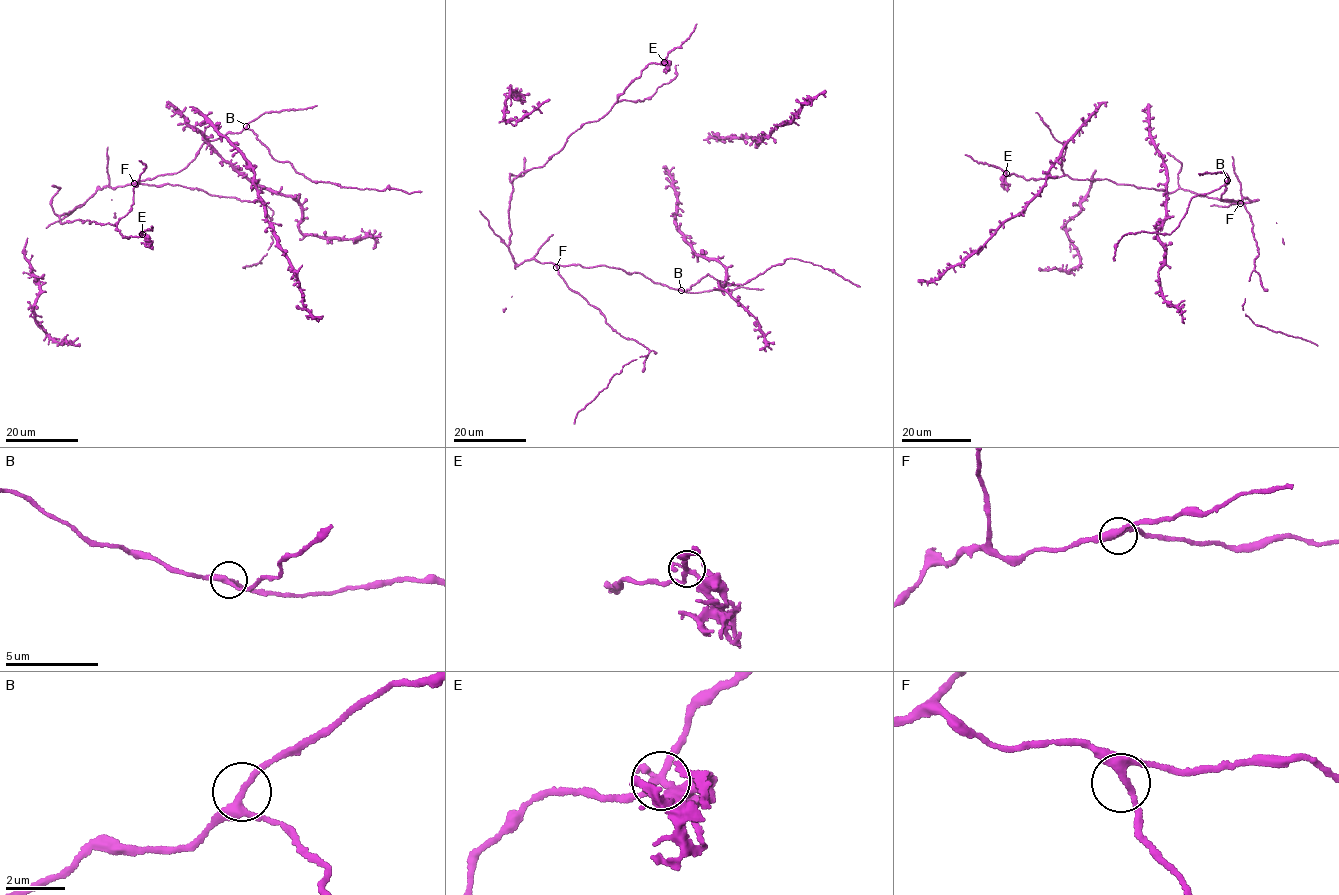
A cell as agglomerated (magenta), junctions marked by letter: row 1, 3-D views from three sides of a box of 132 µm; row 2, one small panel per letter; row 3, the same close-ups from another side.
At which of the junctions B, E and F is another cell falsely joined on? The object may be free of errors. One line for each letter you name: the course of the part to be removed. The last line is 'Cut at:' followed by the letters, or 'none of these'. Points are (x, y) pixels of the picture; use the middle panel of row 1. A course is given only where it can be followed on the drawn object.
Cut at: E

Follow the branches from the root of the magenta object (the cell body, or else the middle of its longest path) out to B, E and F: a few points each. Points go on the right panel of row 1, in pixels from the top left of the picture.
B: (1215, 189), (1224, 185), (1227, 180)
E: (1215, 189), (1229, 181), (1221, 200), (1253, 200), (1006, 172)
F: (1215, 189), (1229, 181), (1225, 182), (1221, 200), (1240, 203)

